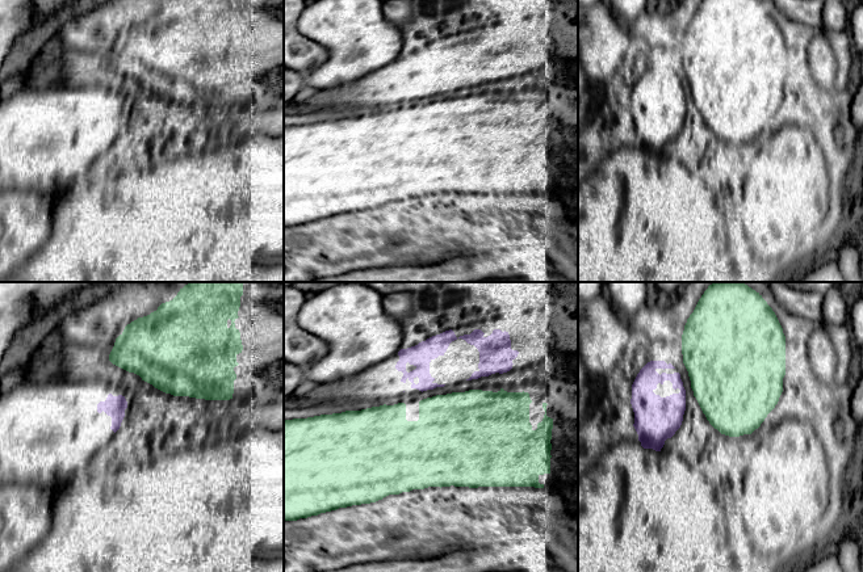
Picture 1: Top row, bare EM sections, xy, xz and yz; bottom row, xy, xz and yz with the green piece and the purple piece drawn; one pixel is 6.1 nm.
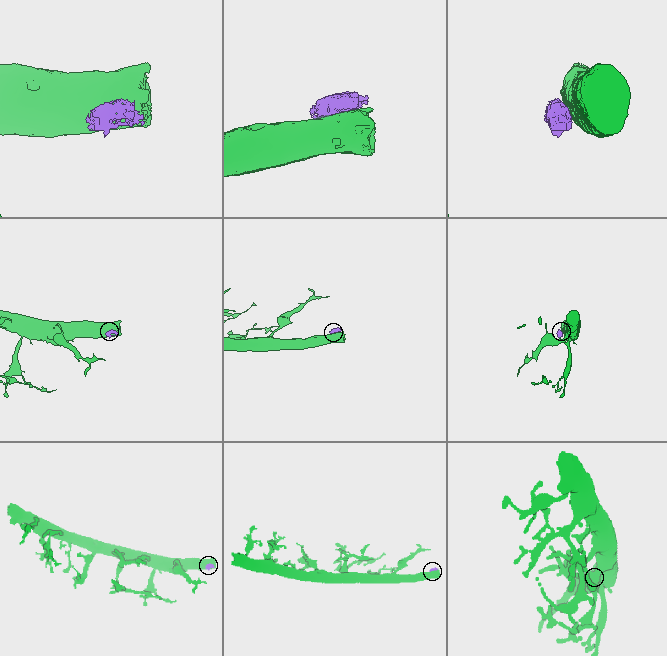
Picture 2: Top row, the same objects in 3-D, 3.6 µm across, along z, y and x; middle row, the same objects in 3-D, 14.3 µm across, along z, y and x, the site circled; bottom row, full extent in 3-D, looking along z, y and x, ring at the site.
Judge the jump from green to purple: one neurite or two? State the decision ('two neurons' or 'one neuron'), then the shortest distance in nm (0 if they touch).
two neurons; gap 40 nm

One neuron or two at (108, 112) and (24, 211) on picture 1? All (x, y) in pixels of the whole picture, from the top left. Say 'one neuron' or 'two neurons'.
two neurons

